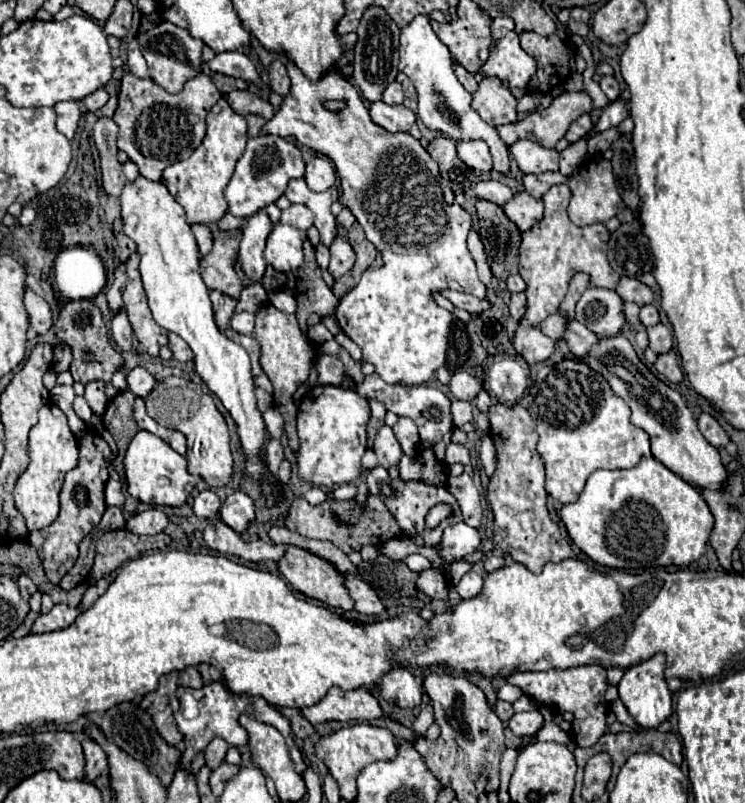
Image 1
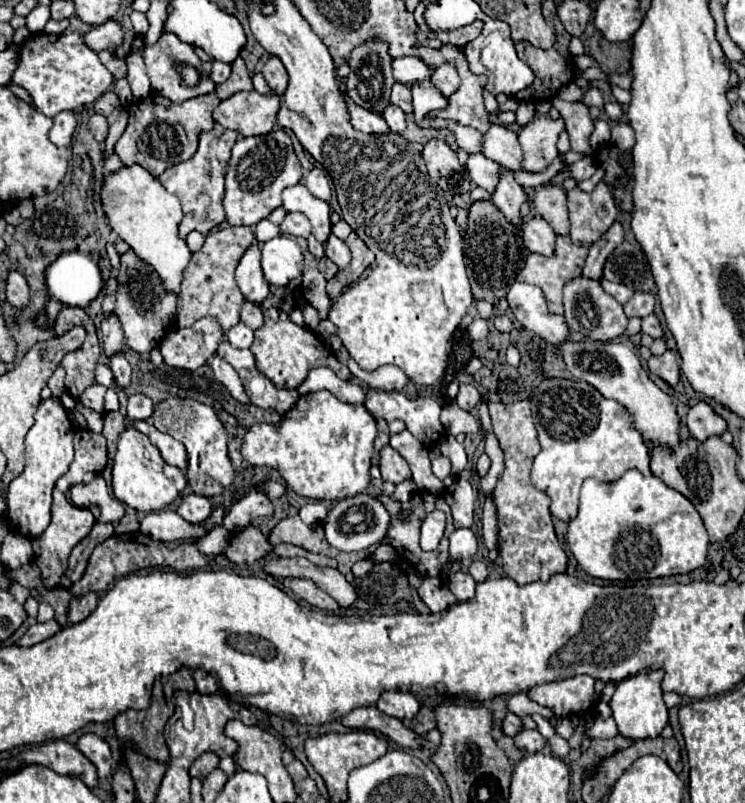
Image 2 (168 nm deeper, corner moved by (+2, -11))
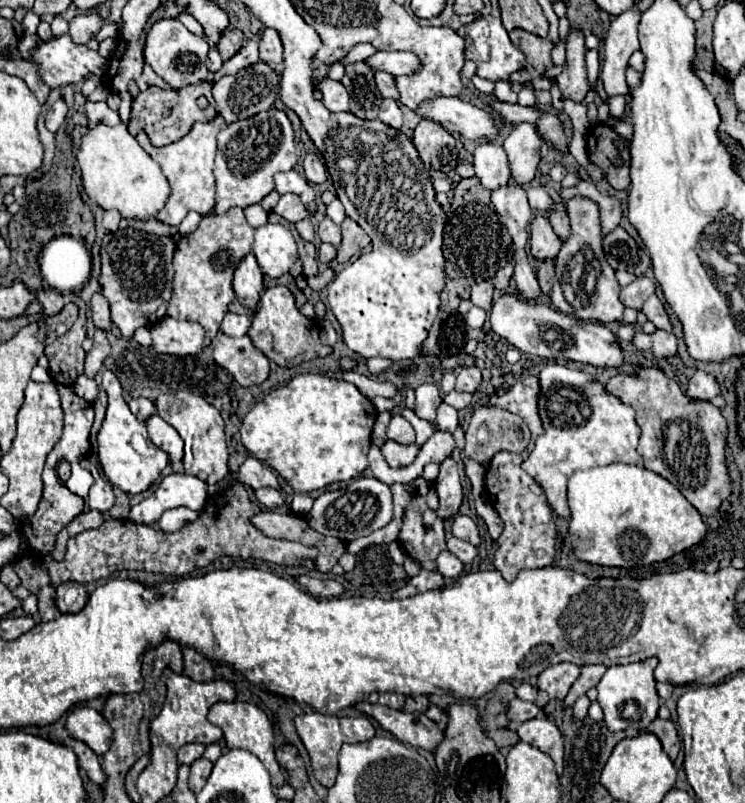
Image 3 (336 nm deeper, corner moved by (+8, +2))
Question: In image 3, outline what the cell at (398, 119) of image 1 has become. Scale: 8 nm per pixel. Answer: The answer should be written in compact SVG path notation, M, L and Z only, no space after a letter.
M325 79L321 83L321 91L323 91L323 103L329 111L335 111L335 113L349 111L349 95L339 81Z

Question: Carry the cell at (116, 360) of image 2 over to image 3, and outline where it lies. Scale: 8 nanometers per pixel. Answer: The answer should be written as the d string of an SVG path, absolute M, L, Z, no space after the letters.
M111 371L103 373L103 387L105 387L107 395L109 395L107 417L103 421L103 427L101 427L99 435L97 435L99 461L101 461L101 467L103 467L103 473L109 479L109 483L119 487L121 491L125 491L129 495L143 493L161 477L161 471L169 465L169 457L157 445L153 445L153 441L147 435L145 423L139 421L129 411L129 407L127 407L127 403L123 399L121 383L115 377L115 373L111 373Z

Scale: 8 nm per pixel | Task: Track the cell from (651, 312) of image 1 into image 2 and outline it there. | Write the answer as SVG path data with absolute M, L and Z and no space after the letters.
M649 314L649 316L643 318L643 332L653 336L653 338L663 338L663 328L661 328L655 314Z

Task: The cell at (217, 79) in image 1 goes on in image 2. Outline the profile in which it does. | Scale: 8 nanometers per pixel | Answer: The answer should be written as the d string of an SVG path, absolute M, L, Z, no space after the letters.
M237 56L233 62L231 62L231 76L217 86L215 94L225 100L229 98L231 94L235 92L241 92L241 90L251 90L253 84L251 84L251 76L247 72L247 66L245 66L245 60L241 56Z

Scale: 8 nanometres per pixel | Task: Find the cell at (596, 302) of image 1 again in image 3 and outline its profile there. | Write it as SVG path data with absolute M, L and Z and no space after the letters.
M571 197L567 201L567 215L571 219L571 235L557 255L557 277L551 293L551 303L561 313L581 321L621 321L623 303L619 301L619 283L603 255L597 203L583 197Z

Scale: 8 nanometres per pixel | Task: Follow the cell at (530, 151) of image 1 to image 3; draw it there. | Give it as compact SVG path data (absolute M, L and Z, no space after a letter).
M437 97L433 101L425 101L415 113L419 113L423 119L441 123L449 133L459 133L471 141L491 141L503 131L503 125L495 121L489 111L461 101L459 97Z

